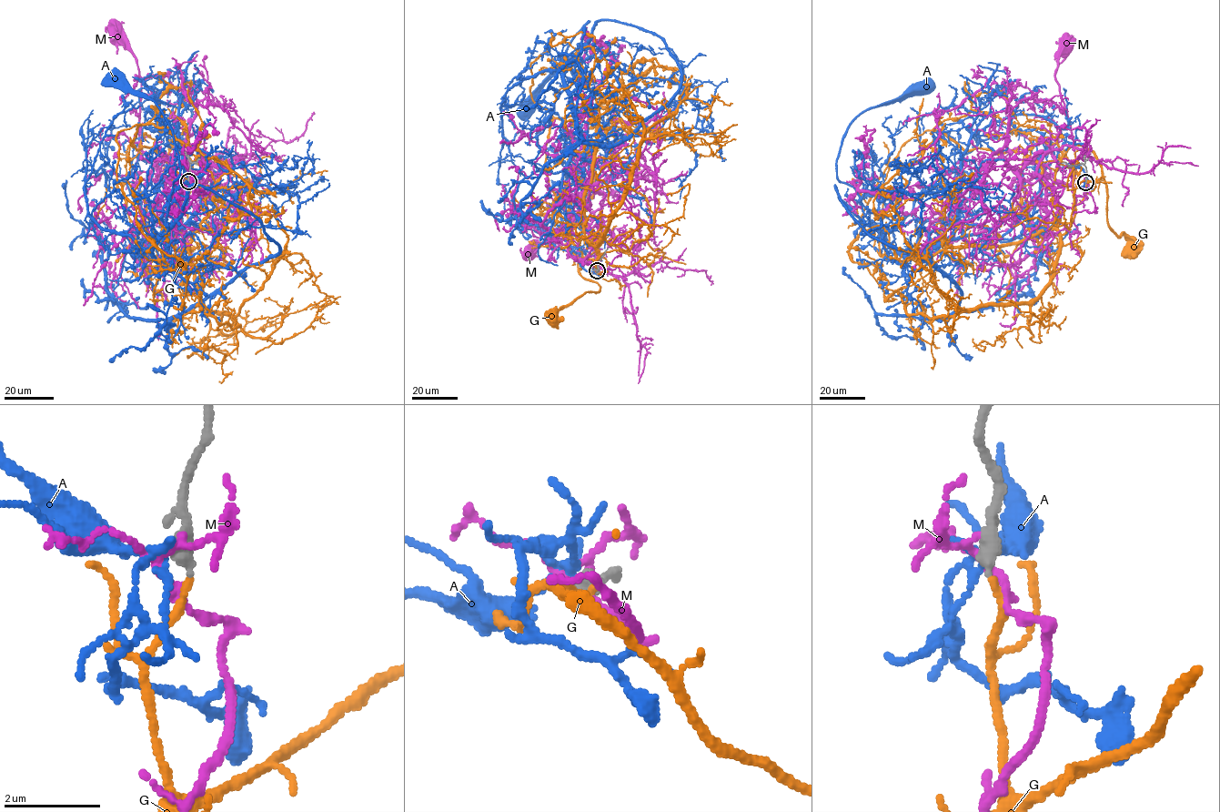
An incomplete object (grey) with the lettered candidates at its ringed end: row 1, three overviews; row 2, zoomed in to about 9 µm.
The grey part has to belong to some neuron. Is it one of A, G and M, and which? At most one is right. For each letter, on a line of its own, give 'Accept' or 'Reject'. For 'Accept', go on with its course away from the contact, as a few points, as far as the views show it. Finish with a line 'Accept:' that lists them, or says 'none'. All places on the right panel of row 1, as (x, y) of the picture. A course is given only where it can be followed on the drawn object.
A: Reject
G: Accept. Its course: (1085, 182), (1086, 194), (1062, 234), (1055, 170), (1070, 147), (1080, 145), (1101, 167), (1107, 224), (1135, 247)
M: Reject
Accept: G

